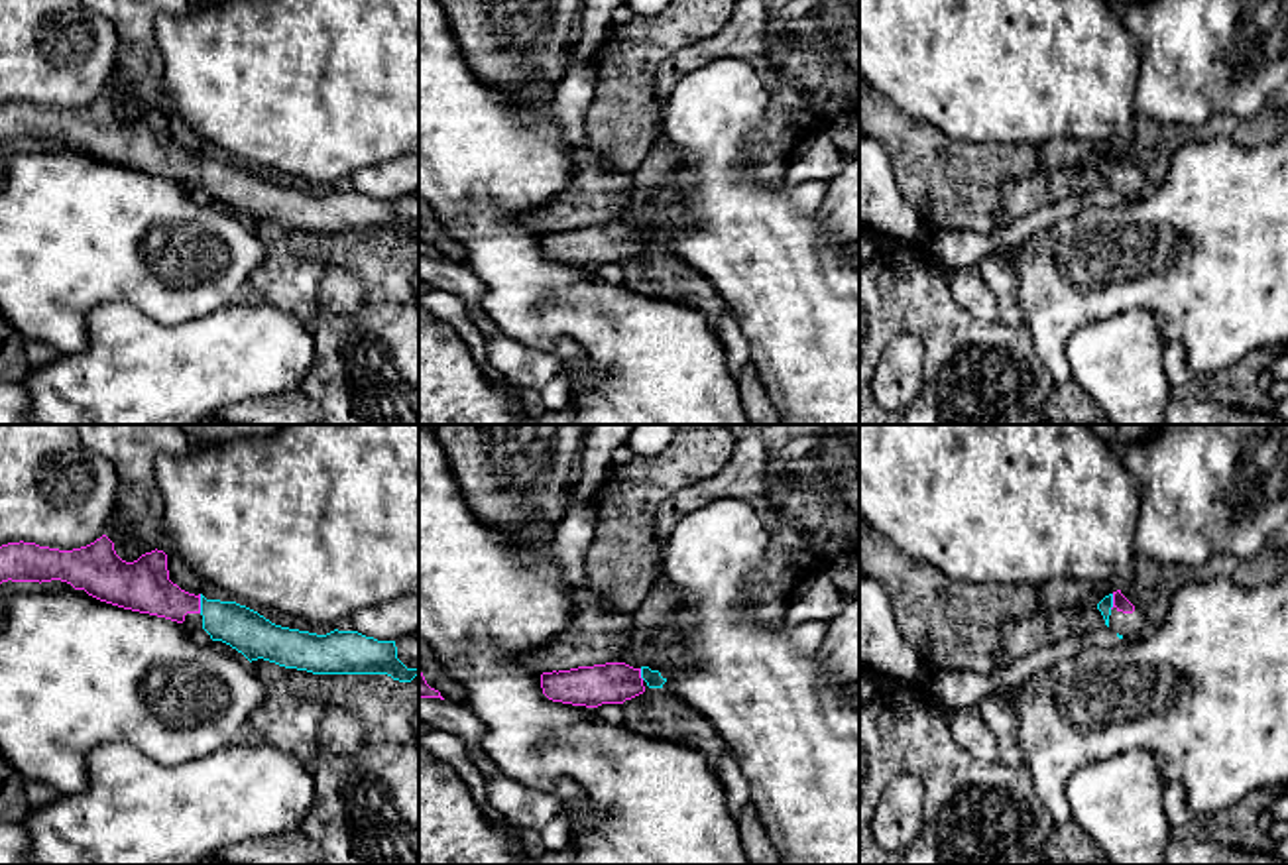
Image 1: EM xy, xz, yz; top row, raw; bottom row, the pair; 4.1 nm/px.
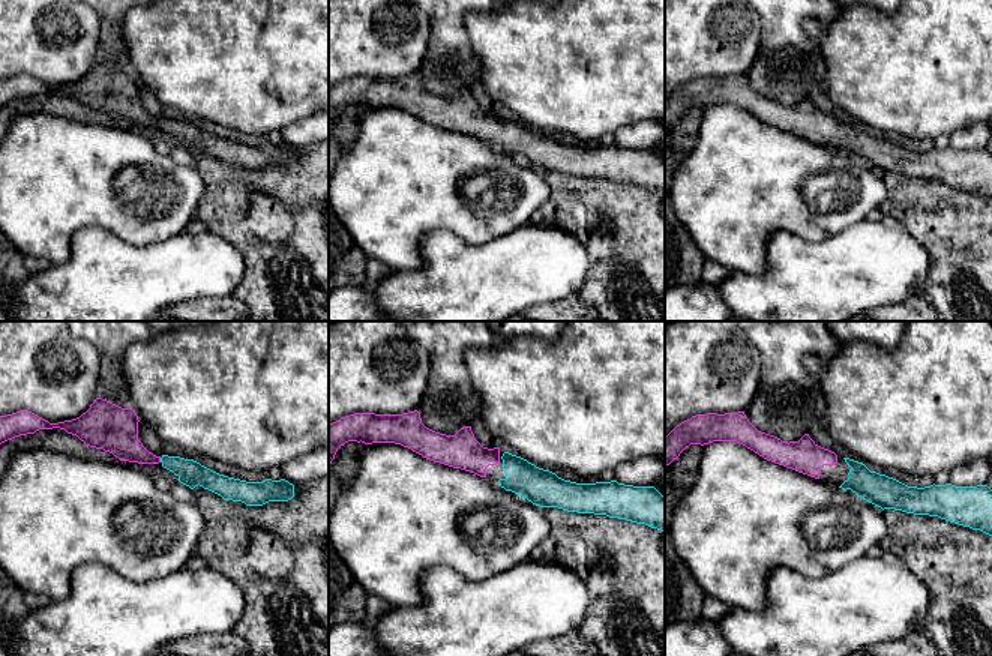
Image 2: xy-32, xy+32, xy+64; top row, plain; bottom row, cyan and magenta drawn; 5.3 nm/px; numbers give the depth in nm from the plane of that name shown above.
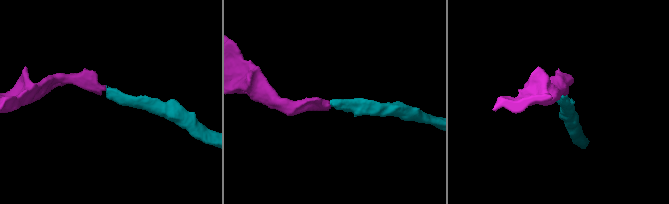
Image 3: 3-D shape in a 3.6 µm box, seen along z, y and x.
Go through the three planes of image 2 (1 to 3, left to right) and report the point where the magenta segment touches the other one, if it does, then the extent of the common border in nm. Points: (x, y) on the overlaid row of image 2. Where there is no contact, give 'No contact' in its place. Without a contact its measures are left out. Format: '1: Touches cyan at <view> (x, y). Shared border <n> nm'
1: Touches cyan at xy-32 (161, 460). Shared border 30 nm
2: No contact
3: No contact

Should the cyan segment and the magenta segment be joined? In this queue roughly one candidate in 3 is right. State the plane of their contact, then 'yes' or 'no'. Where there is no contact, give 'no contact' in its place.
xy | yes

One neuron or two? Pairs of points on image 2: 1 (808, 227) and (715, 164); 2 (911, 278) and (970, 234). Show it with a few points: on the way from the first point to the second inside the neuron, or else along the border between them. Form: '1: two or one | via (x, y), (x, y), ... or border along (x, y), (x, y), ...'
1: one | via (785, 204), (760, 179), (737, 179)
2: two | border along (910, 234), (929, 260), (920, 294)

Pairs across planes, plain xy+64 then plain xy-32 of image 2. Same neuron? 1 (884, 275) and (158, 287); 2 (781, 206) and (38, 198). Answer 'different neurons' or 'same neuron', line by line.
1: same neuron
2: same neuron

